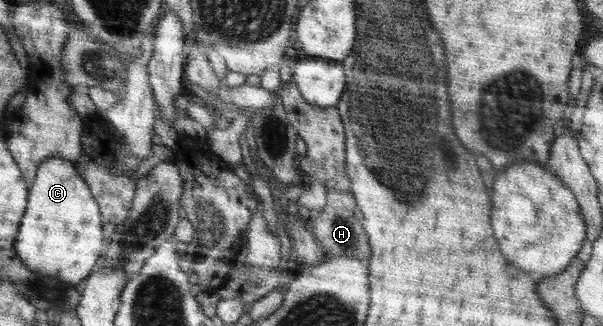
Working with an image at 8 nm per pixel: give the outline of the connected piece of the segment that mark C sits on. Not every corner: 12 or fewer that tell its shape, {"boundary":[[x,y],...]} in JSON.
{"boundary":[[75,162],[37,167],[16,253],[81,286],[103,255],[98,202]]}

